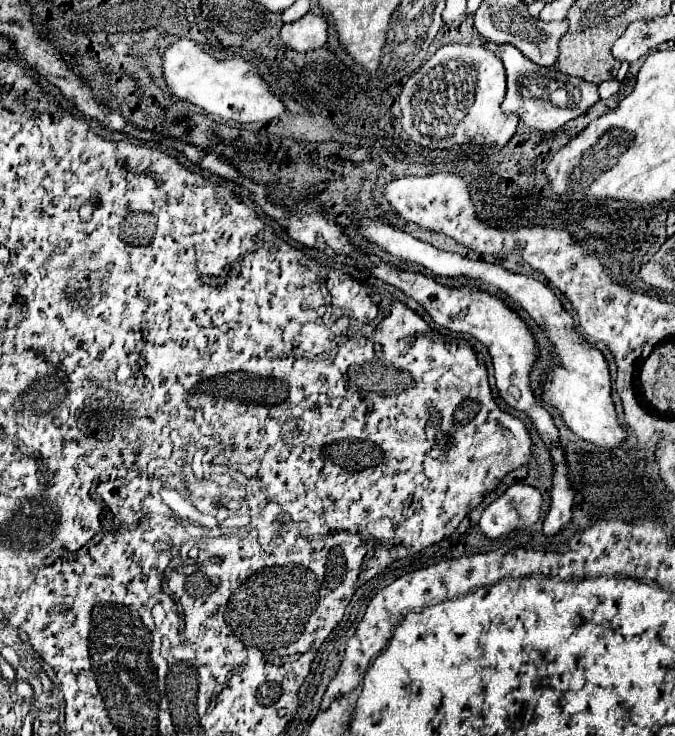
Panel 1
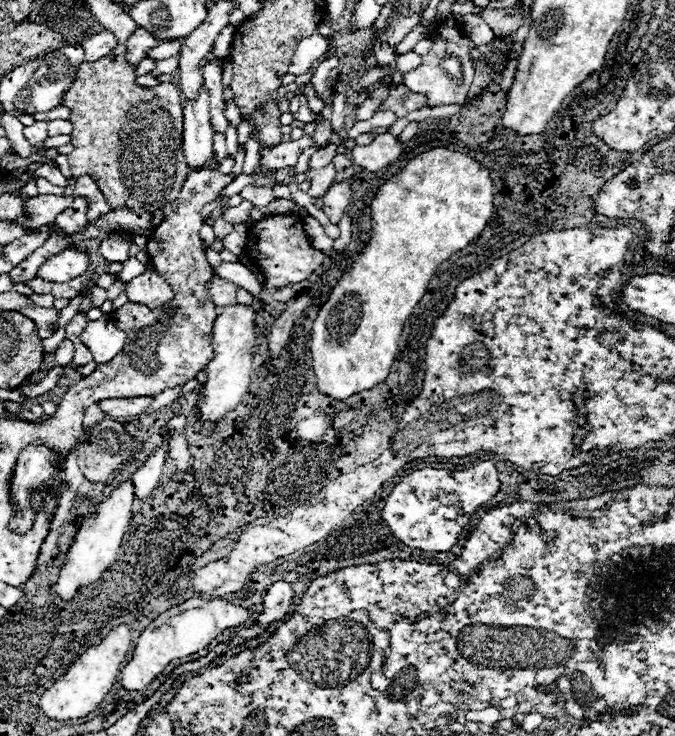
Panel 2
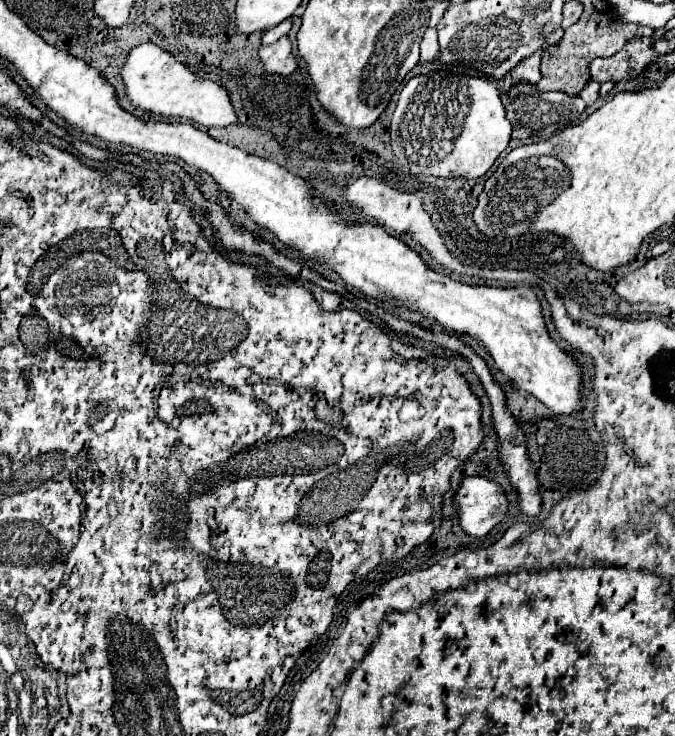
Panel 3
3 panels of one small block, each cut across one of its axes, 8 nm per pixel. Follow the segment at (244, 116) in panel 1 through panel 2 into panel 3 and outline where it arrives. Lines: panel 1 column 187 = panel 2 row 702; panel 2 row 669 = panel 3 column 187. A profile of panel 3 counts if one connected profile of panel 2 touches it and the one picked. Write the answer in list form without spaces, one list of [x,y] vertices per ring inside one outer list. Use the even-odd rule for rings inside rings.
[[[140,44],[132,48],[124,60],[120,76],[124,82],[124,92],[128,102],[132,102],[136,108],[148,114],[180,118],[182,122],[190,122],[206,128],[212,126],[218,128],[236,122],[236,114],[230,104],[230,98],[220,84],[198,78],[184,64],[176,62],[168,52],[164,52],[156,44]]]

